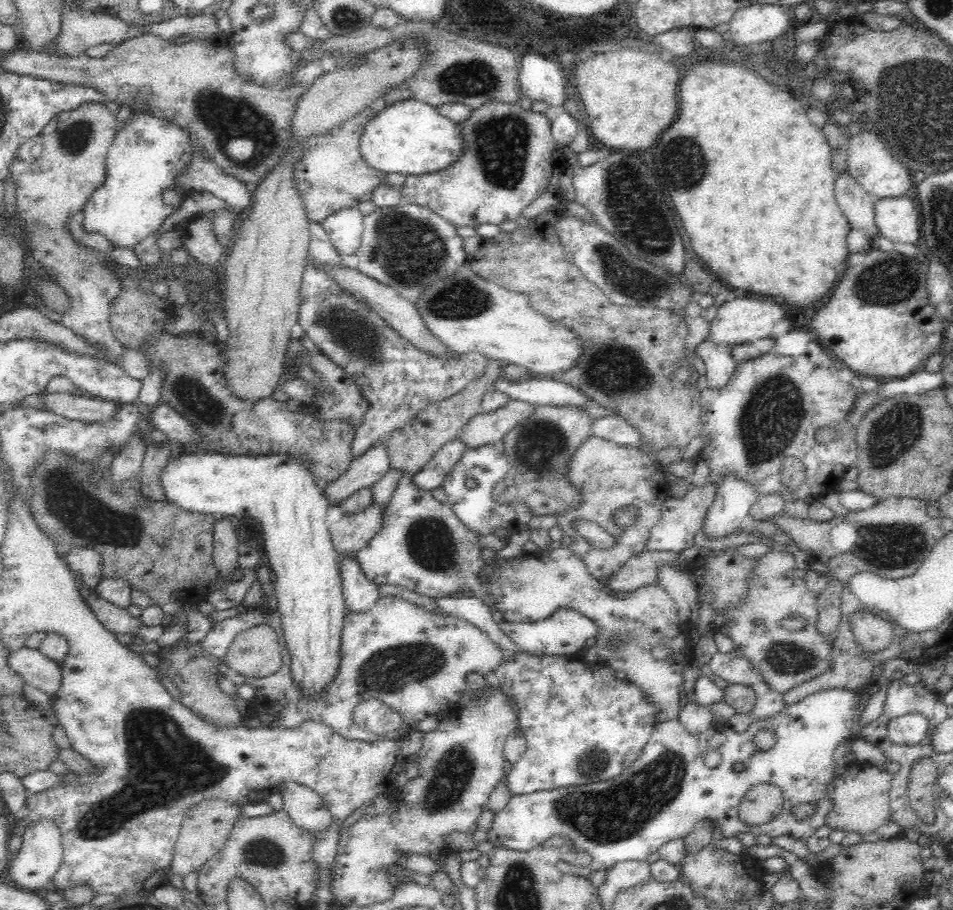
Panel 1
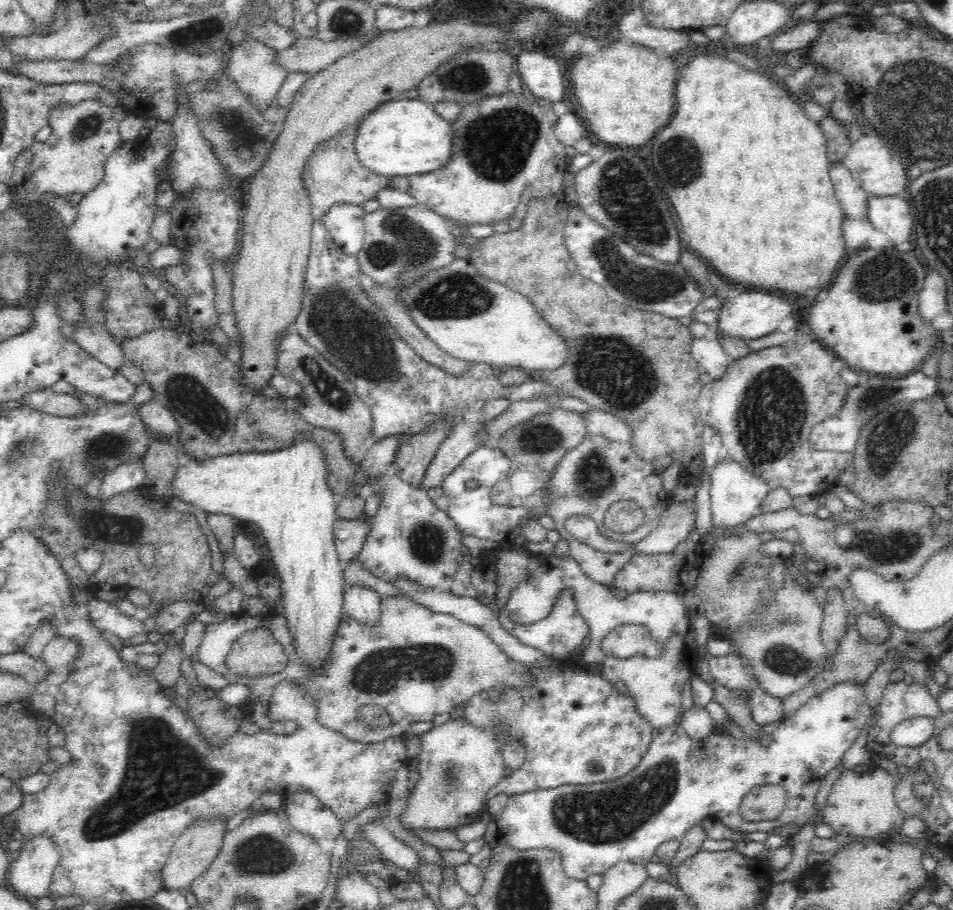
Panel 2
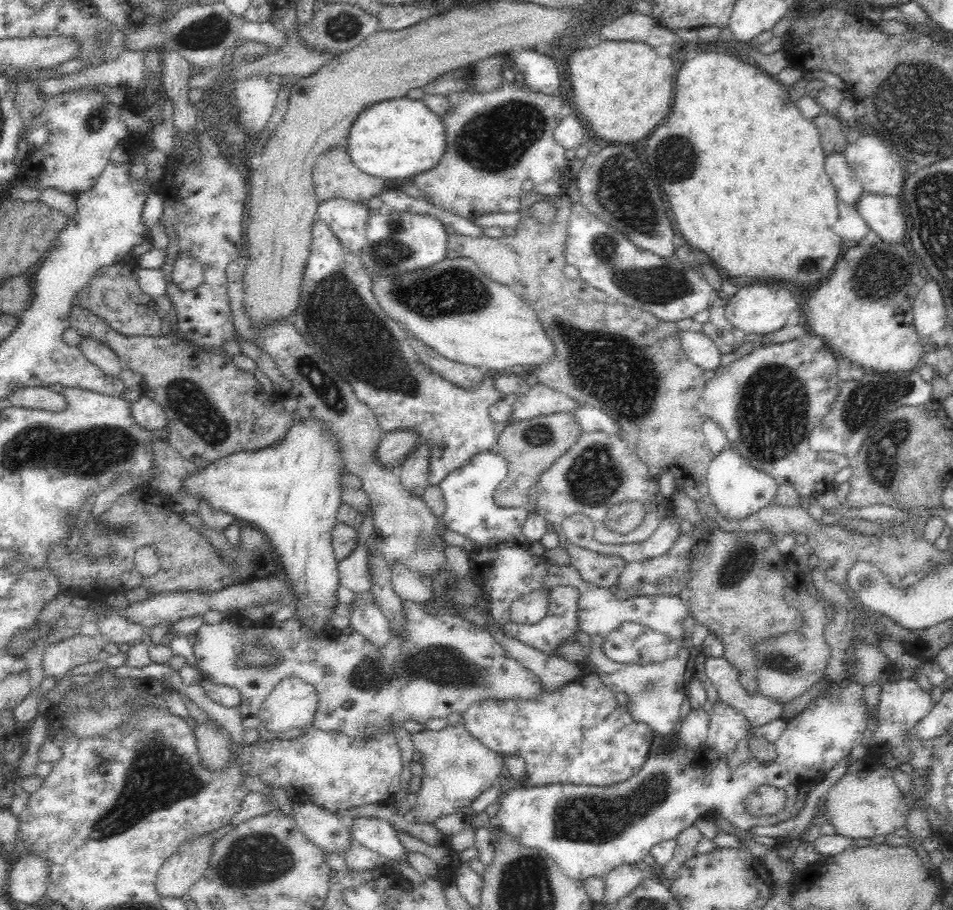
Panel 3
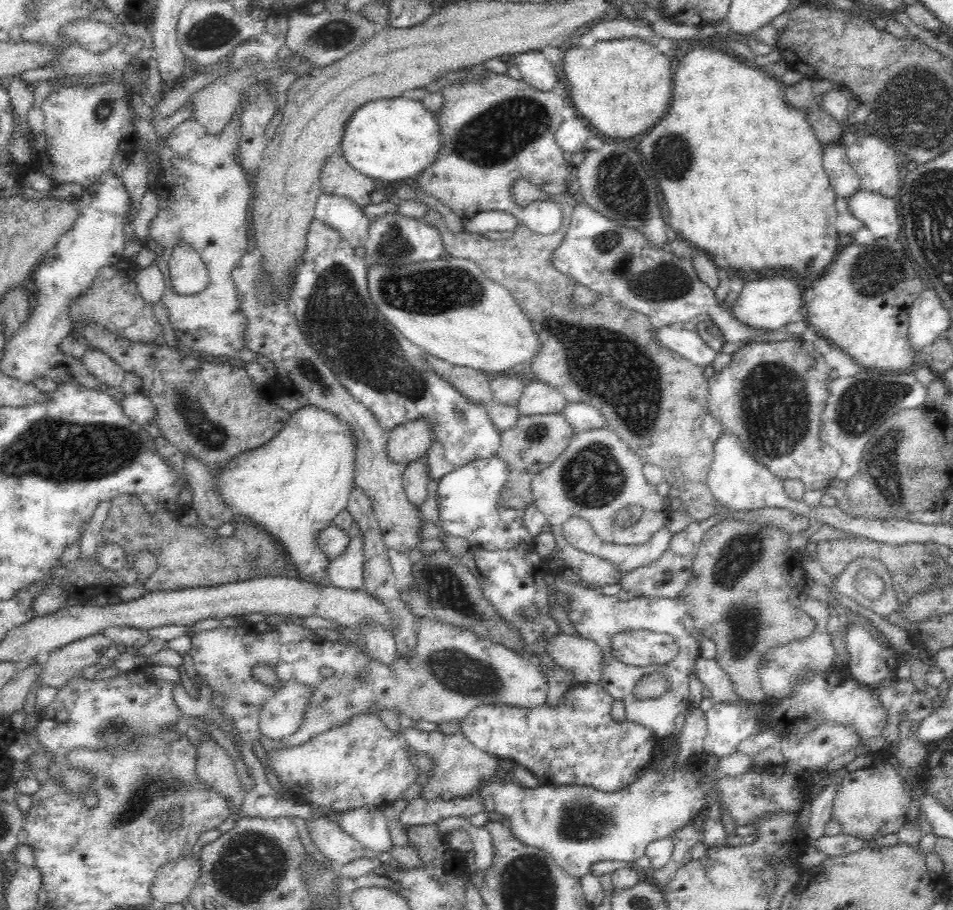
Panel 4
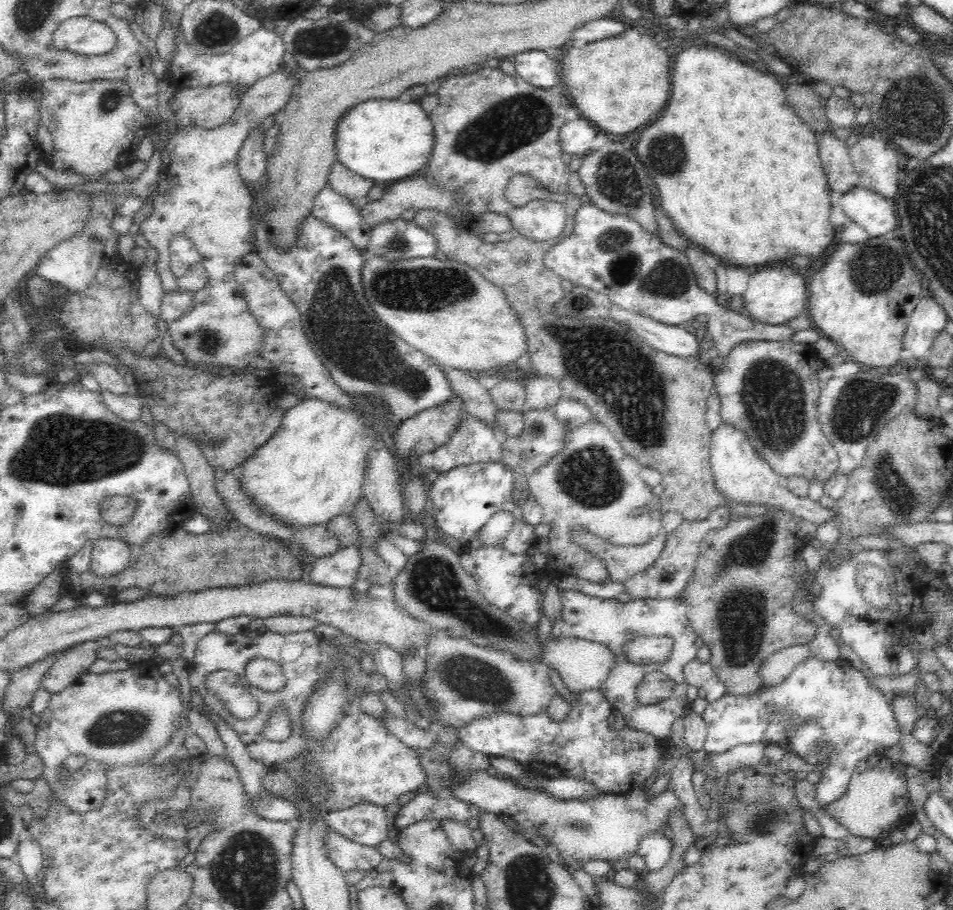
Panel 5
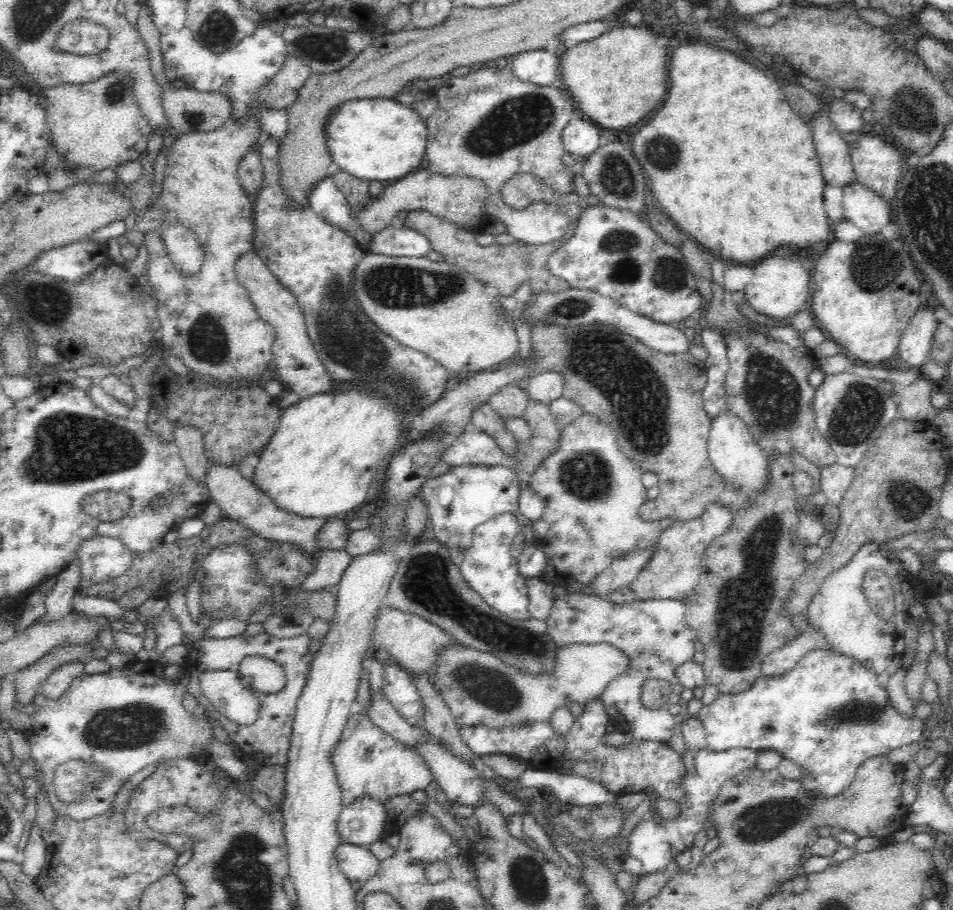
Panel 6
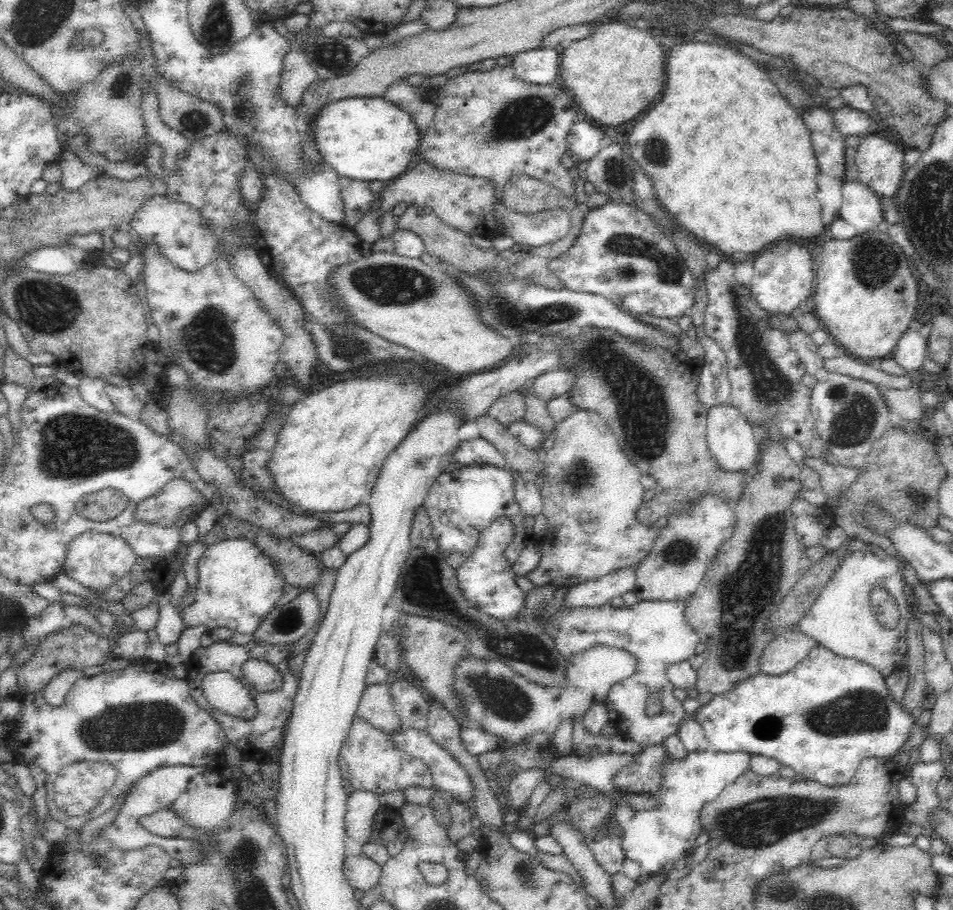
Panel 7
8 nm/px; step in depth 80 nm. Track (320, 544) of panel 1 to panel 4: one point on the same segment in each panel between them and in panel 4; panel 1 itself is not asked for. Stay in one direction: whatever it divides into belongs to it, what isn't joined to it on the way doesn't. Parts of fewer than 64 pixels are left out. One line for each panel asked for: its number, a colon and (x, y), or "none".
2: (285, 492)
3: (291, 491)
4: (293, 486)

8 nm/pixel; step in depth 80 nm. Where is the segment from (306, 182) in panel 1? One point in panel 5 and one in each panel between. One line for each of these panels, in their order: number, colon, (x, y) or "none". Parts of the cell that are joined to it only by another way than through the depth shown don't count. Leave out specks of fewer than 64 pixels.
2: (333, 174)
3: (334, 175)
4: (337, 177)
5: (354, 187)

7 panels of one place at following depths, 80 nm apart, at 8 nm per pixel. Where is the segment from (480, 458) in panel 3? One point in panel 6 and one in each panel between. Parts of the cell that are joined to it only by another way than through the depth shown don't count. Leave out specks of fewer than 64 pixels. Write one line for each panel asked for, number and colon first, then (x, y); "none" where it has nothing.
4: (468, 498)
5: (460, 500)
6: (466, 496)

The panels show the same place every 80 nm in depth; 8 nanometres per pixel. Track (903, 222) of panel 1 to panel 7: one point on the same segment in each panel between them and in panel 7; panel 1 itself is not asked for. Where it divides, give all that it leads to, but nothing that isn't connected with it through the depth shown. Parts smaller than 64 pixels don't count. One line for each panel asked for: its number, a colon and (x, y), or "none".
2: (891, 214)
3: (882, 214)
4: (878, 213)
5: (876, 214)
6: (869, 212)
7: (860, 206)

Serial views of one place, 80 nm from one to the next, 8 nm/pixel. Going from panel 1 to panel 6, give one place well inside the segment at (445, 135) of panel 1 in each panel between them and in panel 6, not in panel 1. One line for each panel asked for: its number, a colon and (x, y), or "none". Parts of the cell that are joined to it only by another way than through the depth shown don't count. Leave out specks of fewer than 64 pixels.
2: (402, 137)
3: (399, 138)
4: (393, 140)
5: (385, 140)
6: (380, 139)

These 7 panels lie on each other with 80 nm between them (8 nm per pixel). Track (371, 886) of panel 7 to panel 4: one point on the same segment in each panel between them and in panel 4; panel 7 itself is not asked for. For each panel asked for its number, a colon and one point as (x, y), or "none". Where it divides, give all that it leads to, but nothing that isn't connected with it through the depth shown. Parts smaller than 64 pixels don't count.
4: (340, 848)
5: (347, 856)
6: (356, 862)

